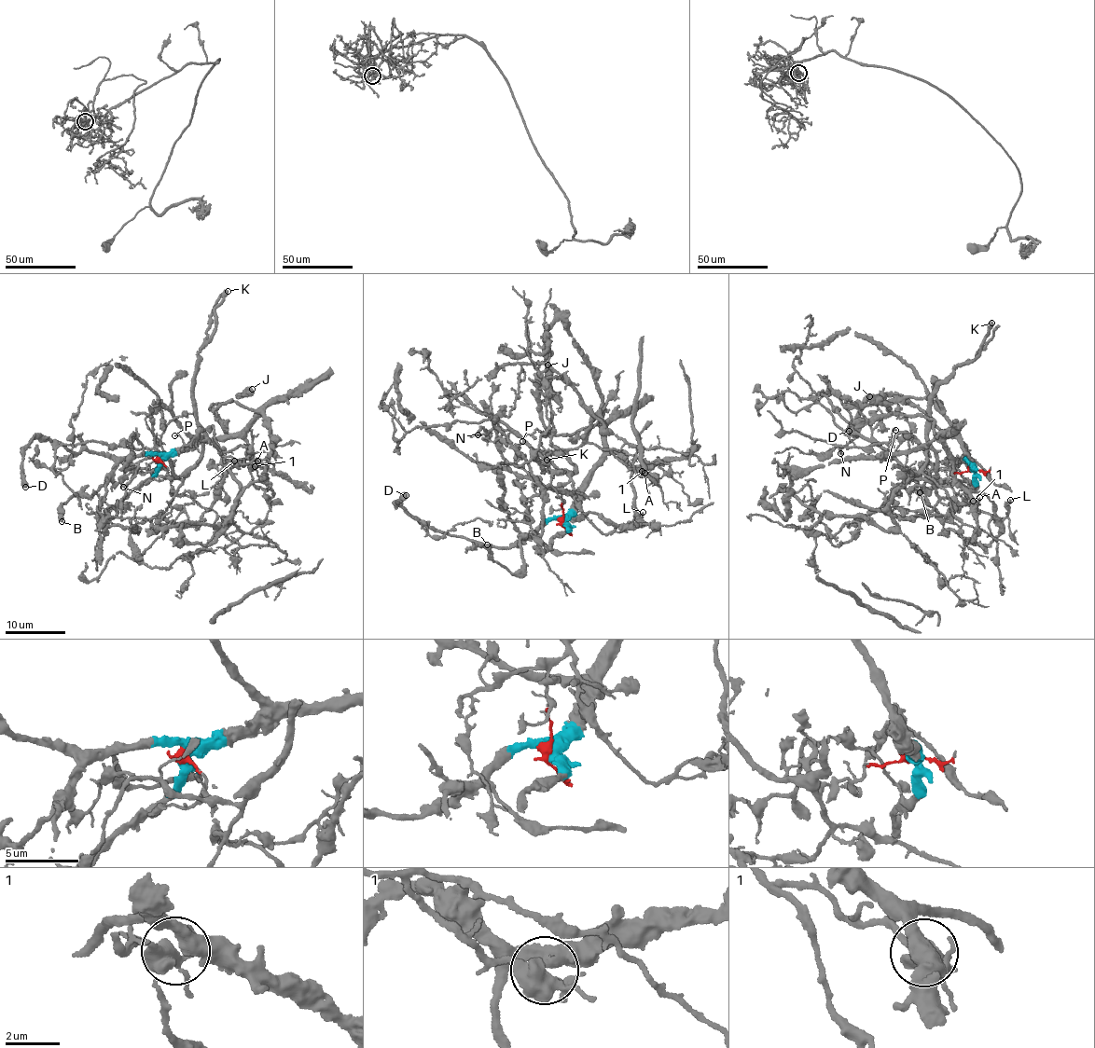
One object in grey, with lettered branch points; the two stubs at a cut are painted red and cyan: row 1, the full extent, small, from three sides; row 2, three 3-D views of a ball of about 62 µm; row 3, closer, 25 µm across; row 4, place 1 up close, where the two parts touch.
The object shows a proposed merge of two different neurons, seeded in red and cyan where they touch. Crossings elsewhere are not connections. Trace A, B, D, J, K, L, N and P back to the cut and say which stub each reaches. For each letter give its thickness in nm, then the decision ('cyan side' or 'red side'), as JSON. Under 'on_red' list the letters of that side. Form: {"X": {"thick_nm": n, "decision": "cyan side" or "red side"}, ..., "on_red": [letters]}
{"A": {"thick_nm": 120, "decision": "red side"}, "B": {"thick_nm": 550, "decision": "cyan side"}, "D": {"thick_nm": 650, "decision": "cyan side"}, "J": {"thick_nm": 650, "decision": "cyan side"}, "K": {"thick_nm": 500, "decision": "red side"}, "L": {"thick_nm": 200, "decision": "red side"}, "N": {"thick_nm": 280, "decision": "red side"}, "P": {"thick_nm": 150, "decision": "red side"}, "on_red": ["A", "K", "L", "N", "P"]}

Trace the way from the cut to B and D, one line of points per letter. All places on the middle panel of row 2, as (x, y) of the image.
B: (561, 521), (541, 521), (533, 534), (519, 539), (523, 565), (515, 572), (494, 562), (487, 544)
D: (561, 521), (541, 521), (507, 546), (477, 545), (418, 521), (396, 503), (406, 495)

